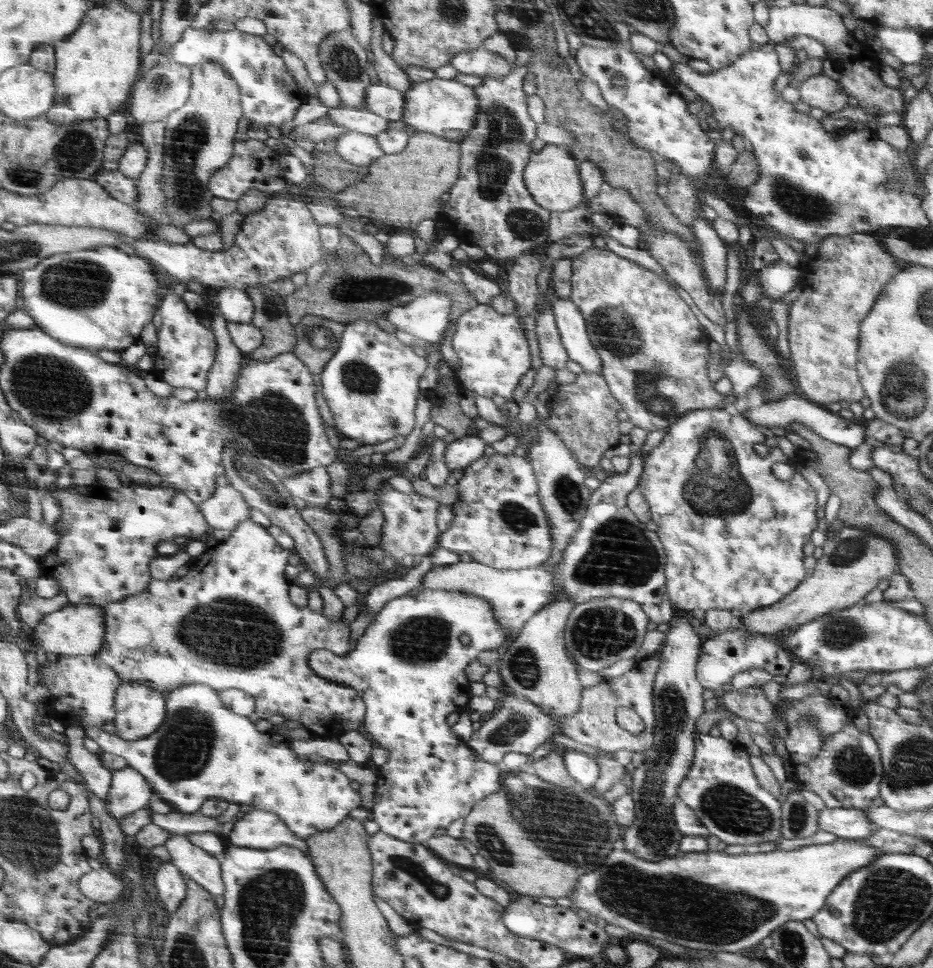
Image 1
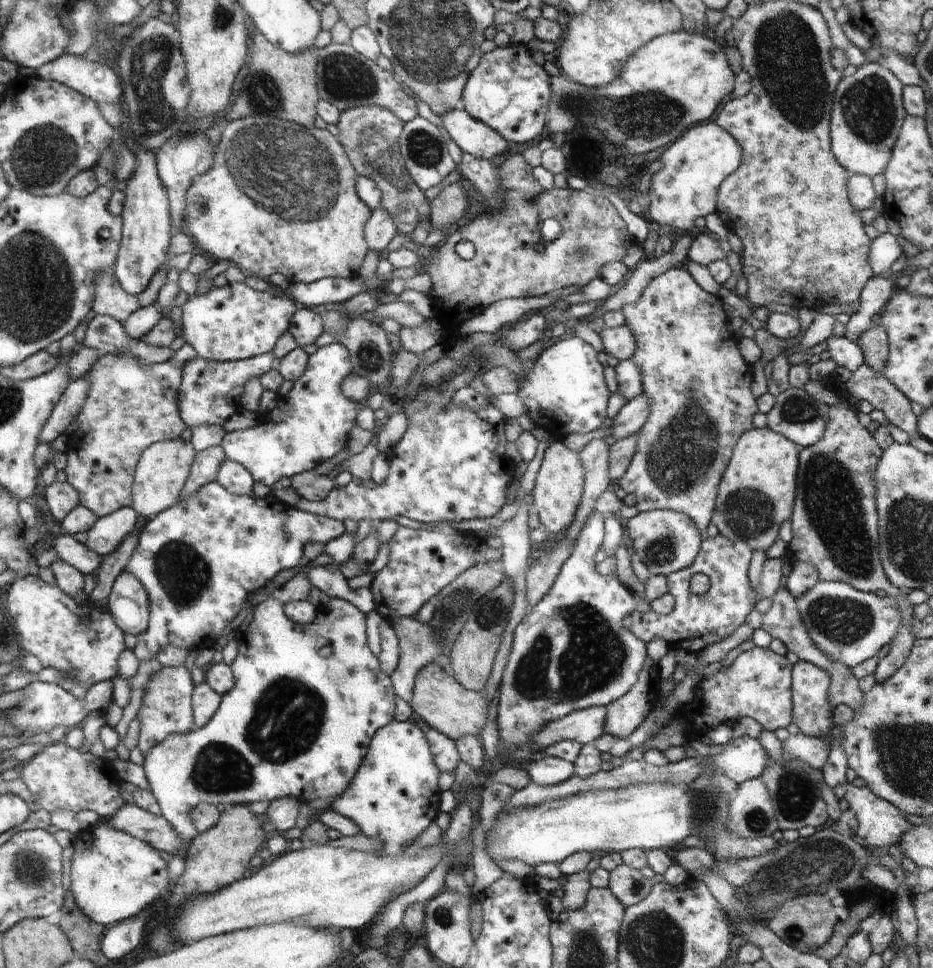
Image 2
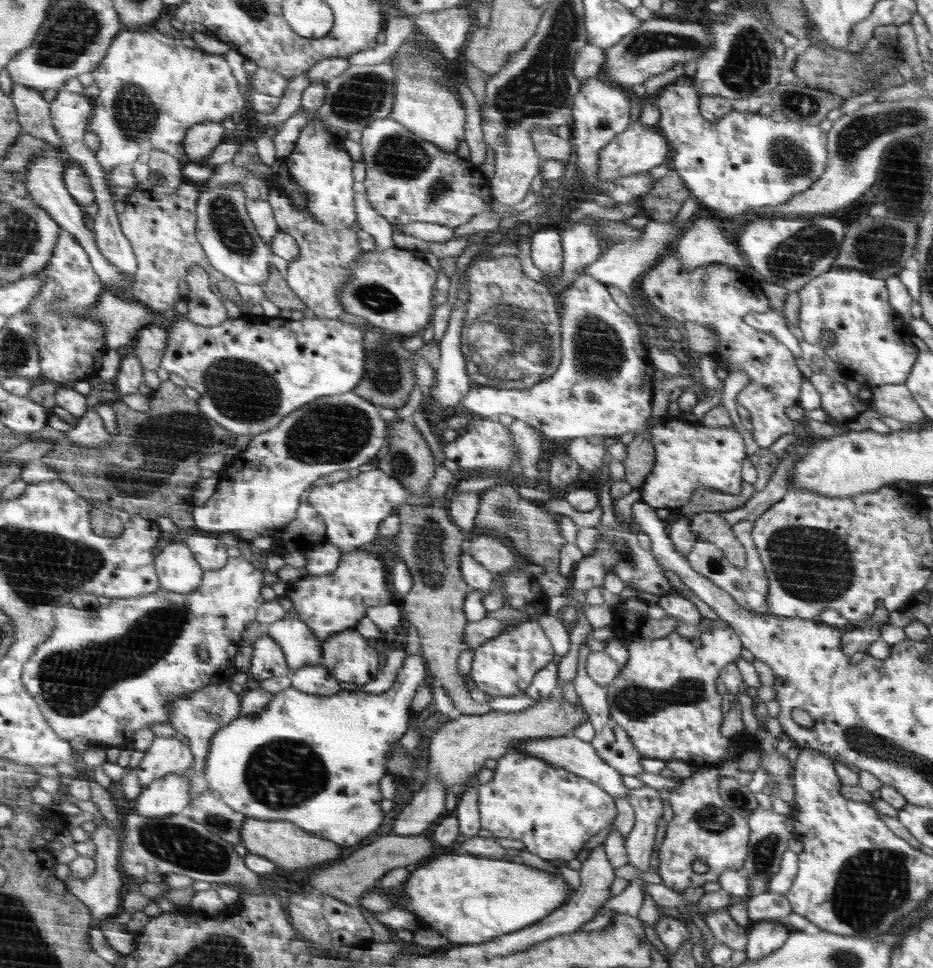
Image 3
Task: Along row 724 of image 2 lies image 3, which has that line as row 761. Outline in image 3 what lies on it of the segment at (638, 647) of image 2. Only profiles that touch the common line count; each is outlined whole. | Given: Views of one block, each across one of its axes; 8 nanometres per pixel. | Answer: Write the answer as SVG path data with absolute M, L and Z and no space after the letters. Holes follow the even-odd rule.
M512 750L498 758L492 780L477 785L478 810L481 828L500 838L513 838L524 843L524 849L546 861L560 859L564 863L574 860L586 840L613 824L617 808L615 798L590 779L572 774L537 756Z

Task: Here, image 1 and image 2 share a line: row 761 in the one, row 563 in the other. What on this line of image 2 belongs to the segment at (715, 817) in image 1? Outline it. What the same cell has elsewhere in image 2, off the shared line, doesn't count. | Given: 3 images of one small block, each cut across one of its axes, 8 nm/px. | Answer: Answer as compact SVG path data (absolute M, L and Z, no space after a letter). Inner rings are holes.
M722 534L706 537L692 566L666 576L668 590L675 598L674 610L666 616L652 610L647 613L630 612L624 619L625 627L646 644L662 638L674 650L682 649L696 654L706 646L706 642L708 646L713 646L720 640L726 640L743 625L756 604L756 594L748 580L748 562L752 558L750 550L752 548L744 540L730 542ZM694 574L706 574L710 580L710 588L703 595L690 591L690 578Z

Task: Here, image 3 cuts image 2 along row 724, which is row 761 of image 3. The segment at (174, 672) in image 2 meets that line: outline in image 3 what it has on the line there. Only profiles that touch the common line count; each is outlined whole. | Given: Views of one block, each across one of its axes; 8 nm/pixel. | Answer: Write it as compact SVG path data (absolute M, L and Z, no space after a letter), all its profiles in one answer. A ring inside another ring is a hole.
M180 733L176 737L157 736L140 765L135 768L142 788L148 788L158 779L172 773L182 774L193 770L196 755L191 745L182 742Z

